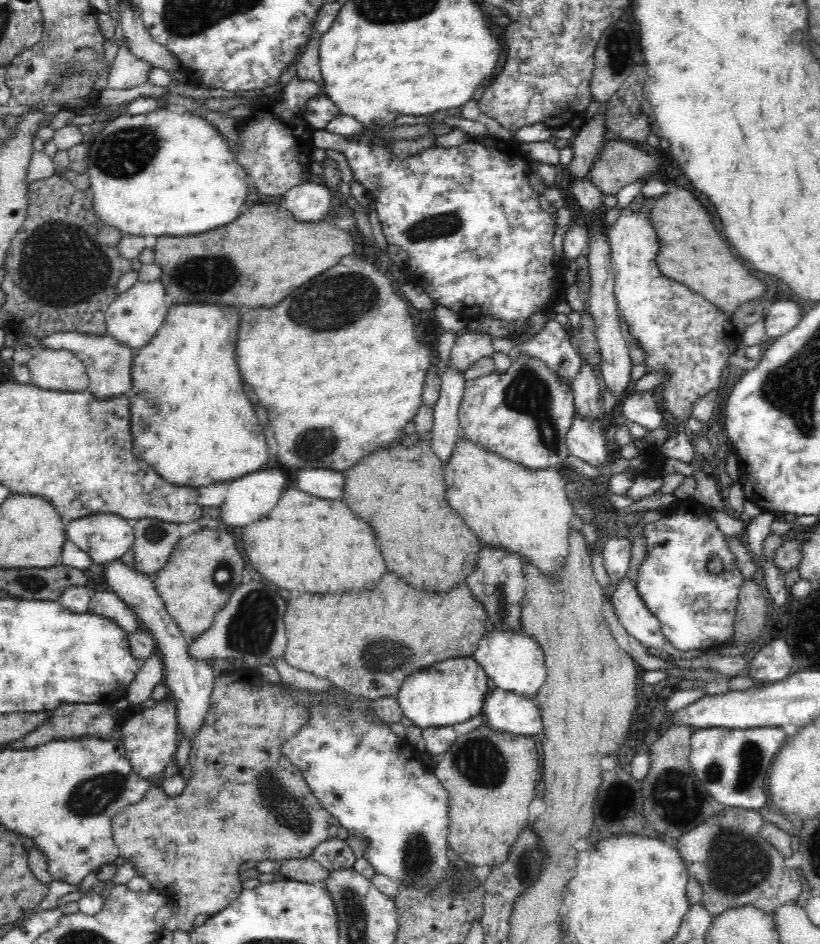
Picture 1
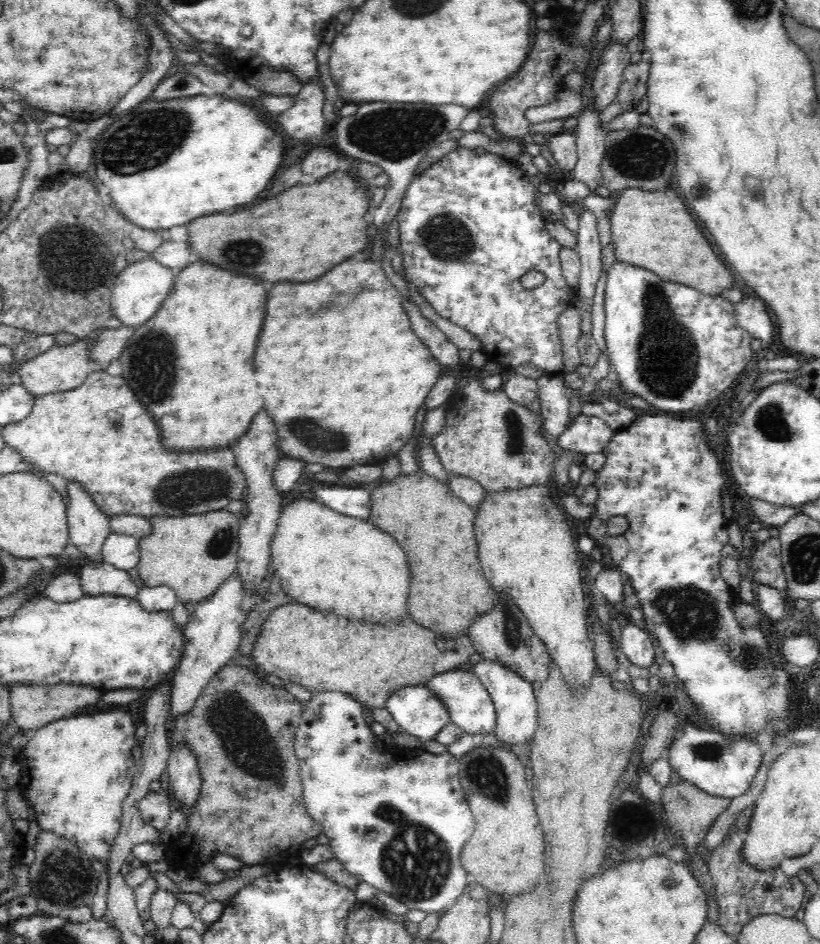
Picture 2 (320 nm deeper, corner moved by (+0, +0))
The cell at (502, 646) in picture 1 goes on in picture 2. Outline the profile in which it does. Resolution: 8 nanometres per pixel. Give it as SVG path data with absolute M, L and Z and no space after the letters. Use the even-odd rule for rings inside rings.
M482 659L474 665L475 676L480 679L482 686L490 695L494 713L496 713L496 726L494 736L506 745L529 744L533 740L535 730L538 728L539 718L537 702L533 693L533 686L526 678L514 673L508 667L498 661L487 661Z

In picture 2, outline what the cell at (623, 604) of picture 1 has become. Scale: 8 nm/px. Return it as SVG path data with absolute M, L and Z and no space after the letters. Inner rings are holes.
M632 622L621 628L619 648L634 666L641 670L654 671L654 646L646 630L636 627Z

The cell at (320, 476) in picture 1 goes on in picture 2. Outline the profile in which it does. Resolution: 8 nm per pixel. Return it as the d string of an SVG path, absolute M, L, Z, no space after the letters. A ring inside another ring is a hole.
M326 484L314 488L317 500L326 504L332 510L345 514L350 518L366 518L370 516L370 492L359 487L350 487L343 484Z

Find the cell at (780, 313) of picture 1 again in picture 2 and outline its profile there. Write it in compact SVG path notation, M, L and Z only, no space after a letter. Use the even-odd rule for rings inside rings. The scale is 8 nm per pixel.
M743 296L740 302L735 303L735 313L738 326L753 339L761 340L763 344L772 340L772 318L762 300L756 296Z

